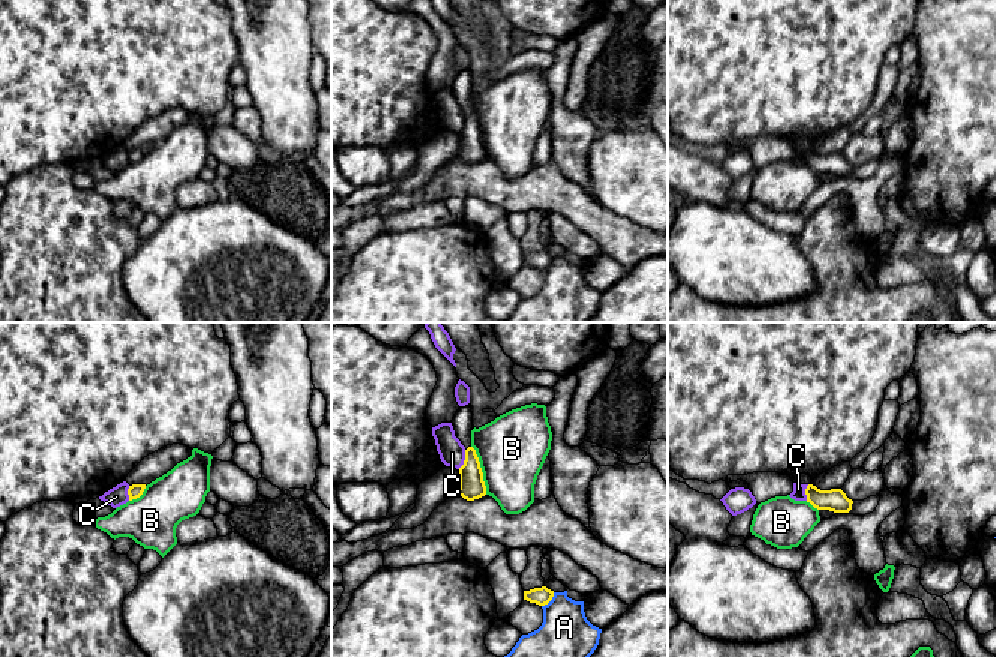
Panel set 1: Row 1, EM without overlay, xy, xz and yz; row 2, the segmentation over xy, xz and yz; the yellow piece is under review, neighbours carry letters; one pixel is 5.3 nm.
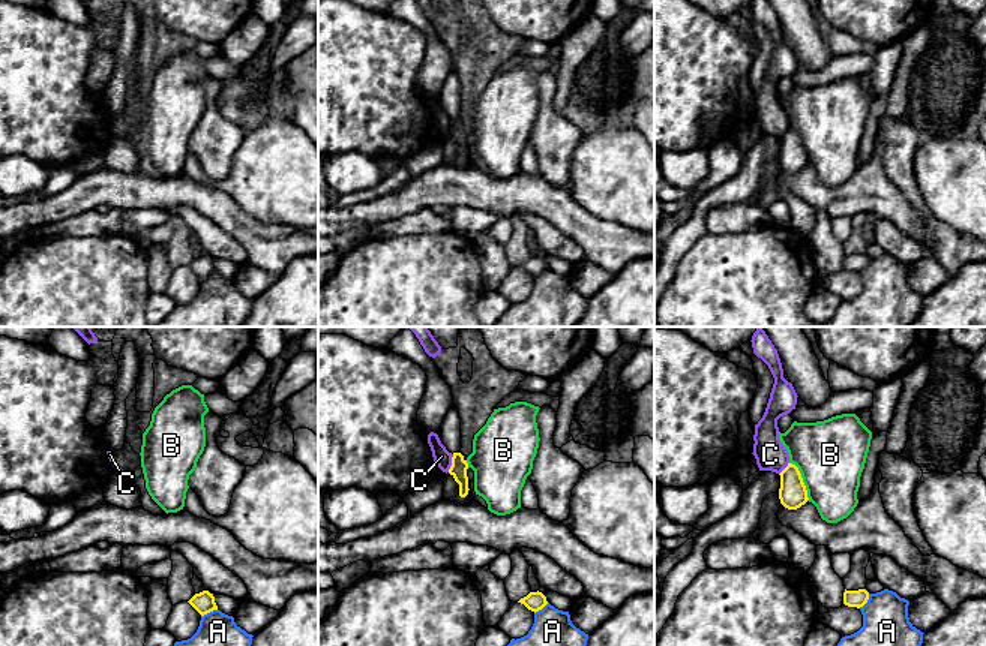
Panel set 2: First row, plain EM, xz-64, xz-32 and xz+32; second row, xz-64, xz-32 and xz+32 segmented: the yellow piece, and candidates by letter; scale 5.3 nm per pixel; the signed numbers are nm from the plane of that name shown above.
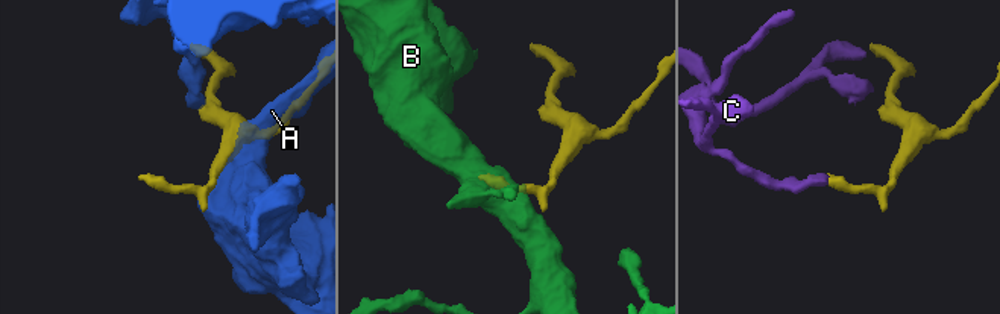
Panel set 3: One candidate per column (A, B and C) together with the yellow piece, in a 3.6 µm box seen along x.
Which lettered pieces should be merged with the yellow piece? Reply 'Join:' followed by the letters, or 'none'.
Join: none

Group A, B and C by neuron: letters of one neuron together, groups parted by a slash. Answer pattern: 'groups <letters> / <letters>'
groups A / B / C

